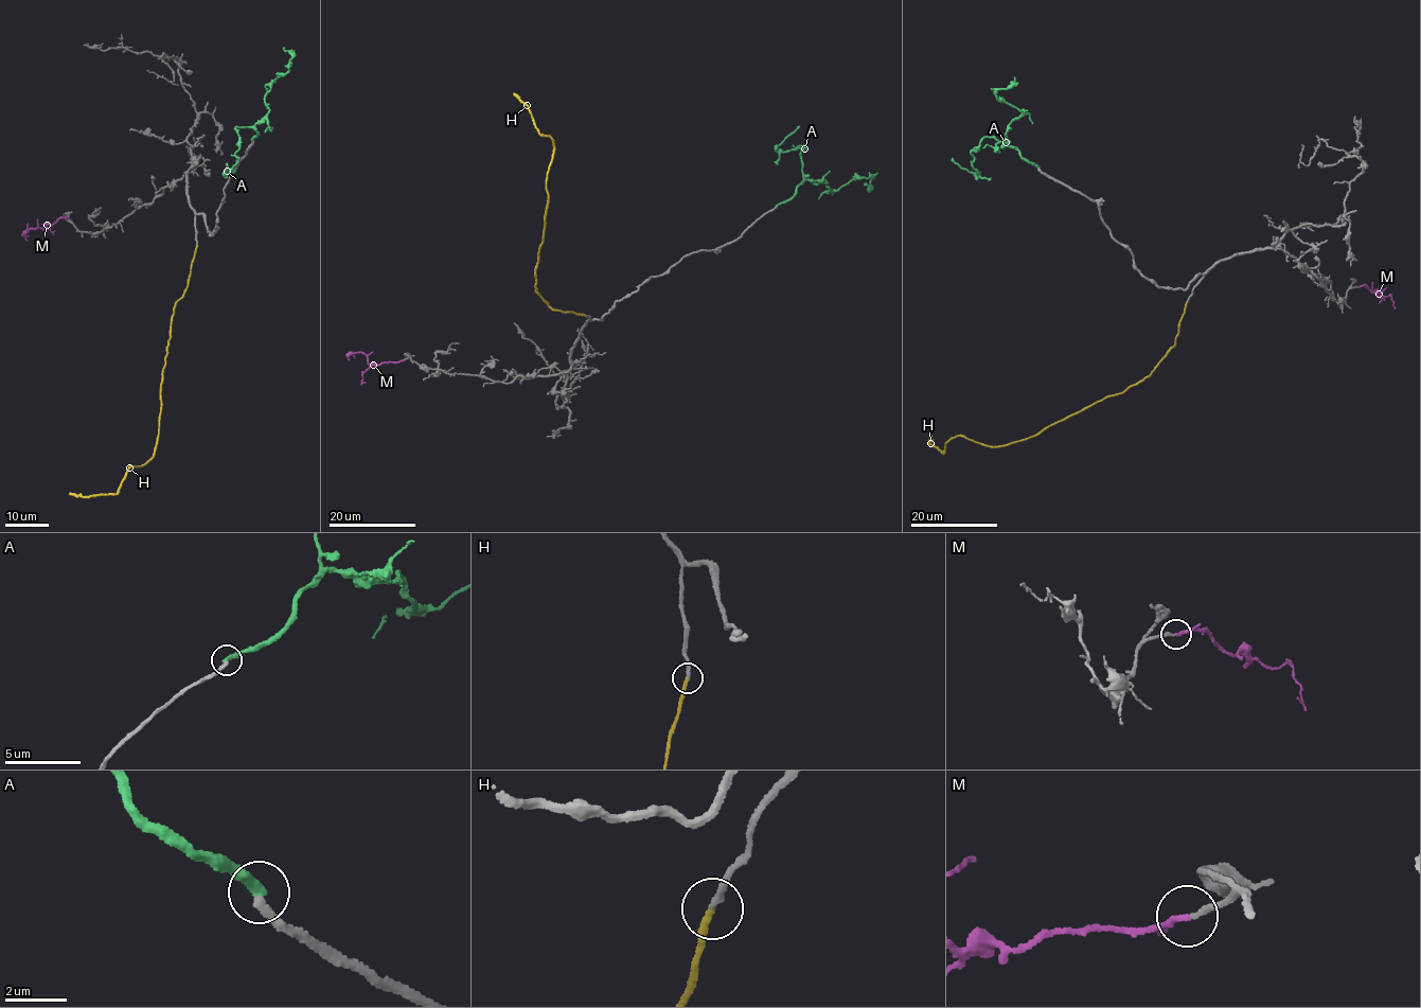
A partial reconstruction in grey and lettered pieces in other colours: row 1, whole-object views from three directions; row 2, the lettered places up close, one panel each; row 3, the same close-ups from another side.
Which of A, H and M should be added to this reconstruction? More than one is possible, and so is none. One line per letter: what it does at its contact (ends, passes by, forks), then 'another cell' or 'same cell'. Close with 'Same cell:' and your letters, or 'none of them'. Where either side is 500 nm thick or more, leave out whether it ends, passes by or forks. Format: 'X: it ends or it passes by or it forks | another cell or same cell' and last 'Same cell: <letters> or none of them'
A: it ends | another cell
H: it ends | same cell
M: it ends | same cell
Same cell: H, M

